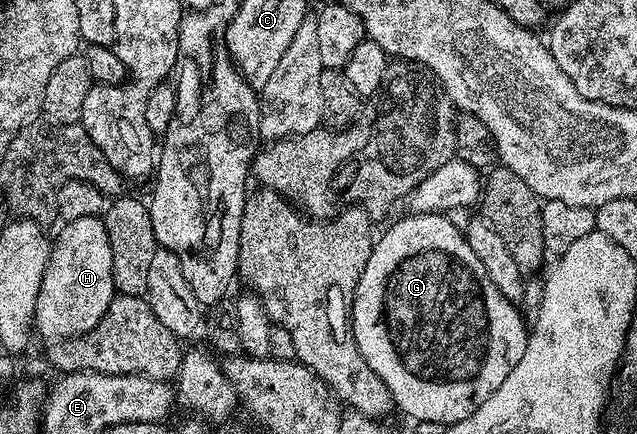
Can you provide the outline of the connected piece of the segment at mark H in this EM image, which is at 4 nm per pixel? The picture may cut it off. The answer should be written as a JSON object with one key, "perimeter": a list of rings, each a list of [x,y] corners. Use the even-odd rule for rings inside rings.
{"perimeter":[[[102,216],[73,219],[62,226],[59,234],[54,234],[51,242],[51,258],[45,267],[45,279],[41,279],[41,291],[37,291],[37,311],[34,332],[48,337],[48,342],[59,342],[79,336],[97,327],[105,315],[109,303],[116,297],[113,283],[113,251],[109,248],[109,235],[105,231]]]}

